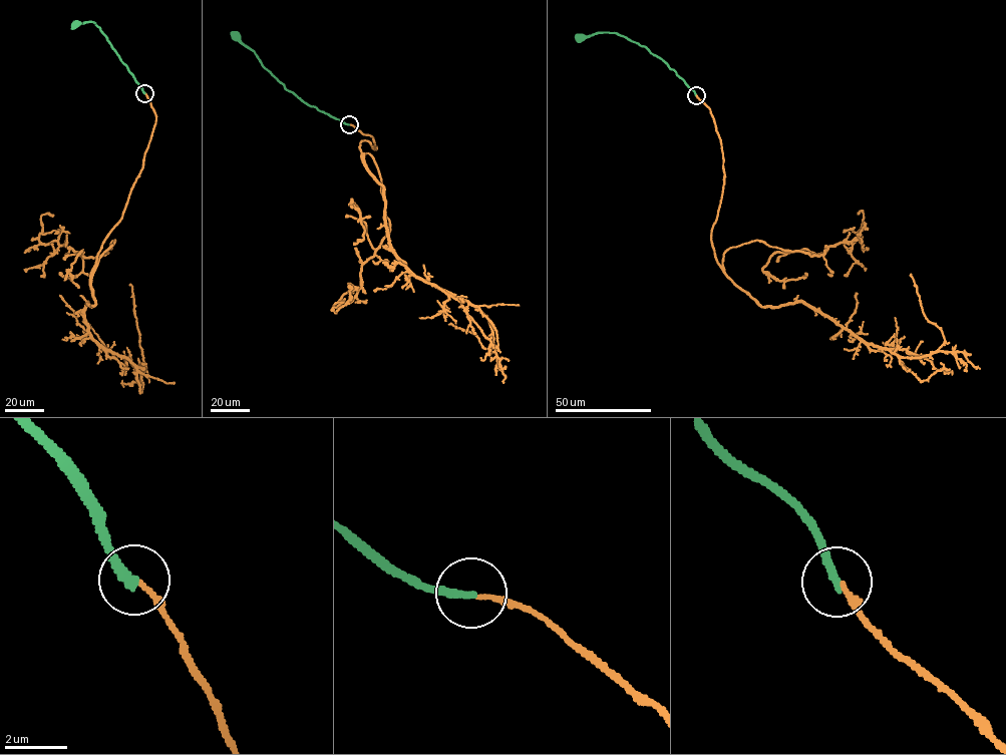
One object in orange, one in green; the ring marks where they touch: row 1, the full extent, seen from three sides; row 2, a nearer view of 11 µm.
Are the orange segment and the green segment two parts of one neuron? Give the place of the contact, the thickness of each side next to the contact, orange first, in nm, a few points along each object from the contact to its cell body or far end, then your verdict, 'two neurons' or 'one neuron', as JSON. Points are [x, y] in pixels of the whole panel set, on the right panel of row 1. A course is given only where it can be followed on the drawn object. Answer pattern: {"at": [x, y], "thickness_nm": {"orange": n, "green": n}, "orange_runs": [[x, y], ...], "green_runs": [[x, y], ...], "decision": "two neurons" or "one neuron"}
{"at": [696, 95], "thickness_nm": {"orange": 140, "green": 280}, "orange_runs": [[696, 95], [723, 159], [711, 241], [735, 284], [924, 356], [944, 337], [911, 275]], "green_runs": [[695, 95], [675, 71], [644, 46], [618, 34], [596, 33], [582, 36]], "decision": "two neurons"}

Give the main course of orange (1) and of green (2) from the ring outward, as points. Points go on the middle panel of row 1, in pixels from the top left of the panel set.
1: (349, 124), (377, 146), (359, 147), (384, 190), (393, 253), (478, 309), (490, 348), (448, 324)
2: (349, 124), (309, 105), (285, 88), (253, 50), (235, 37)

